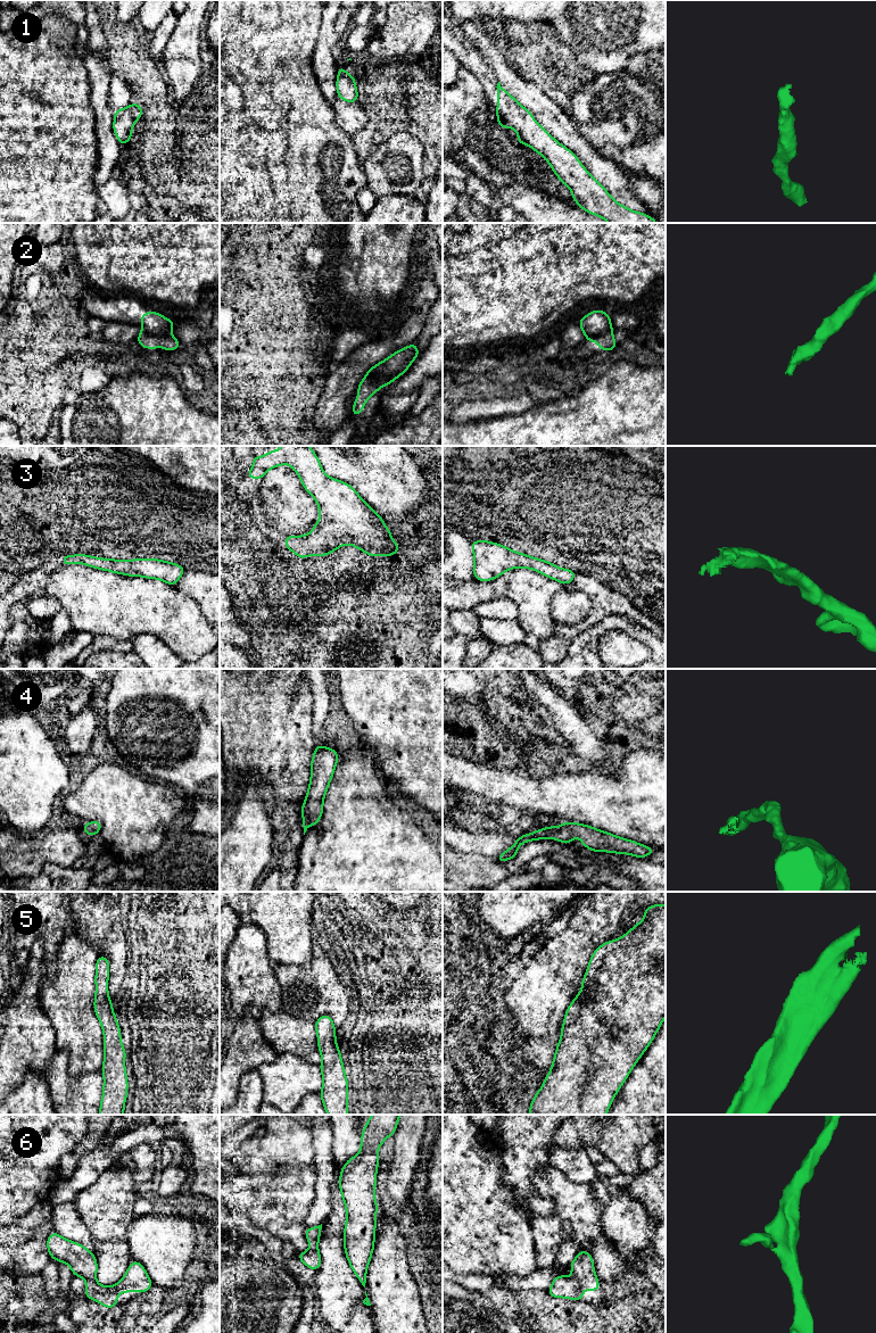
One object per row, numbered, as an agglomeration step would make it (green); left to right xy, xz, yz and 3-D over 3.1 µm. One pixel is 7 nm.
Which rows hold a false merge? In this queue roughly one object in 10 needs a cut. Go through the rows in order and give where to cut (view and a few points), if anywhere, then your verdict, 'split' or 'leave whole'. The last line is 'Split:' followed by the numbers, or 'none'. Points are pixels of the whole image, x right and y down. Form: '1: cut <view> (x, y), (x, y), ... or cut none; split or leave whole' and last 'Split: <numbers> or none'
1: cut none; leave whole
2: cut xz (371, 367), (372, 375), (375, 379), (388, 381), (396, 377); split
3: cut none; leave whole
4: cut none; leave whole
5: cut none; leave whole
6: cut none; leave whole
Split: 2

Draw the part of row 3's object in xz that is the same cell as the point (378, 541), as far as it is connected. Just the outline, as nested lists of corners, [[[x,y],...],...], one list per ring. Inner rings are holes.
[[[282,446],[278,450],[268,450],[265,456],[254,456],[250,472],[245,474],[249,479],[263,480],[265,473],[282,464],[290,465],[299,477],[304,489],[314,497],[319,505],[320,520],[312,531],[305,536],[284,536],[284,548],[290,549],[299,558],[305,560],[309,554],[322,557],[330,555],[341,545],[353,545],[367,556],[392,556],[399,552],[399,545],[391,538],[391,532],[382,518],[360,497],[350,485],[328,477],[309,446]]]

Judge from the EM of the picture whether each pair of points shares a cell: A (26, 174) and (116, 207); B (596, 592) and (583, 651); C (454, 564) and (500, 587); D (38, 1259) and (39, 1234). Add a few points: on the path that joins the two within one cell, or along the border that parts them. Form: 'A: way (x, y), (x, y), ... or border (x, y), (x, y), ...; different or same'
A: border (97, 190), (100, 199); different
B: border (612, 613), (587, 626), (573, 639); different
C: border (454, 578), (462, 580), (473, 579); different
D: way (38, 1253), (39, 1240); same

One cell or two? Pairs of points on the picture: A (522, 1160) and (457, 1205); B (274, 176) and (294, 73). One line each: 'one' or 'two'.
A: two
B: one

